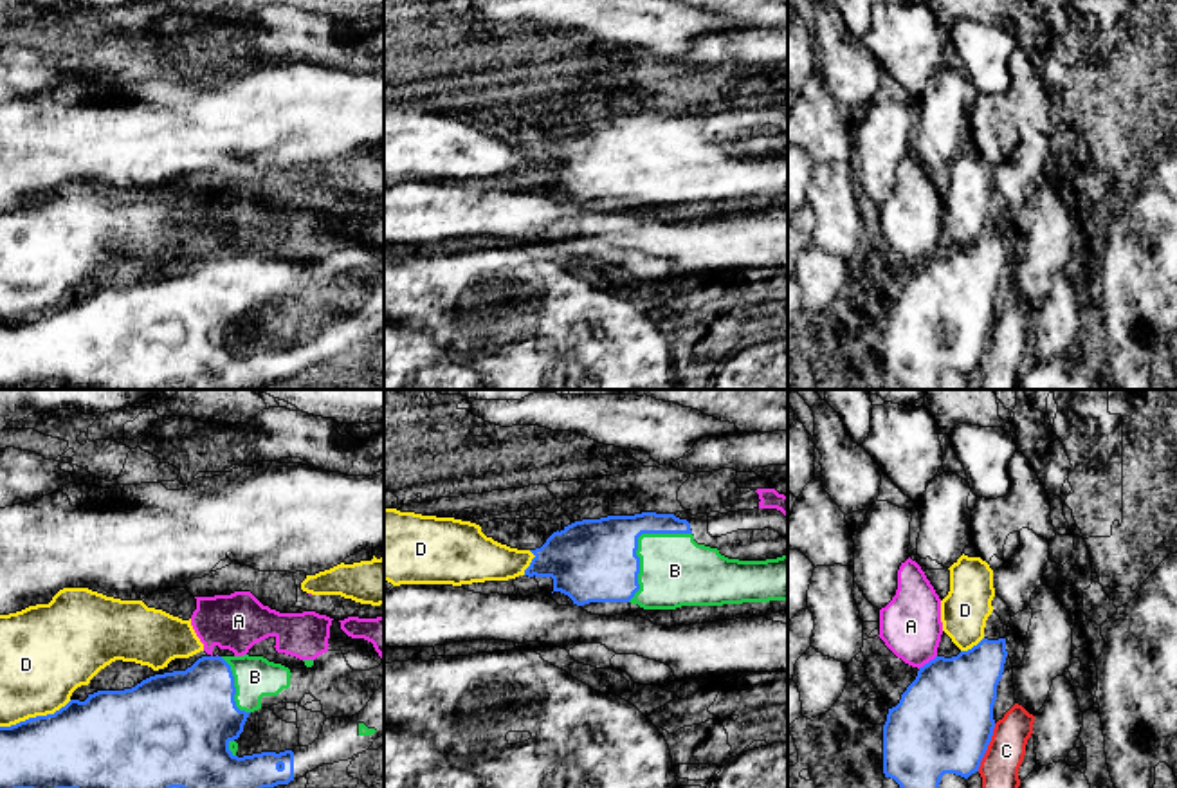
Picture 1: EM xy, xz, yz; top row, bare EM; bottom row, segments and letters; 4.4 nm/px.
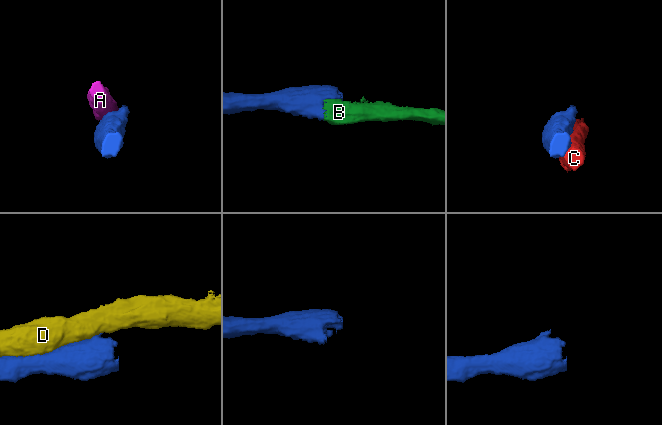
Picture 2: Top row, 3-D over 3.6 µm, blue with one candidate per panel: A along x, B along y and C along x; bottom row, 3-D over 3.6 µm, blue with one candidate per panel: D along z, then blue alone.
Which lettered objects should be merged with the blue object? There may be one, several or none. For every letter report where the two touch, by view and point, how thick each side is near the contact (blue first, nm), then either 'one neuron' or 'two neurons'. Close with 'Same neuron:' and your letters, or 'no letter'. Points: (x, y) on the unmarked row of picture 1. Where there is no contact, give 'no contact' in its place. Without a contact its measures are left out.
A: yz (929, 258) | 420/280 nm | two neurons
B: xz (637, 139) | 360/320 nm | one neuron
C: yz (986, 343) | 440/180 nm | two neurons
D: xy (36, 312) | 400/380 nm | two neurons
Same neuron: B

